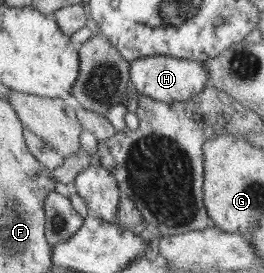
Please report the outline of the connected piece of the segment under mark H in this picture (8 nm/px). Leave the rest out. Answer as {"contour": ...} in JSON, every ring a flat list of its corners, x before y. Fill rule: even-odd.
{"contour":[[147,56,136,59,129,65,129,75,130,81,141,95,173,106,203,92,209,87,210,79,204,62,172,56]]}

